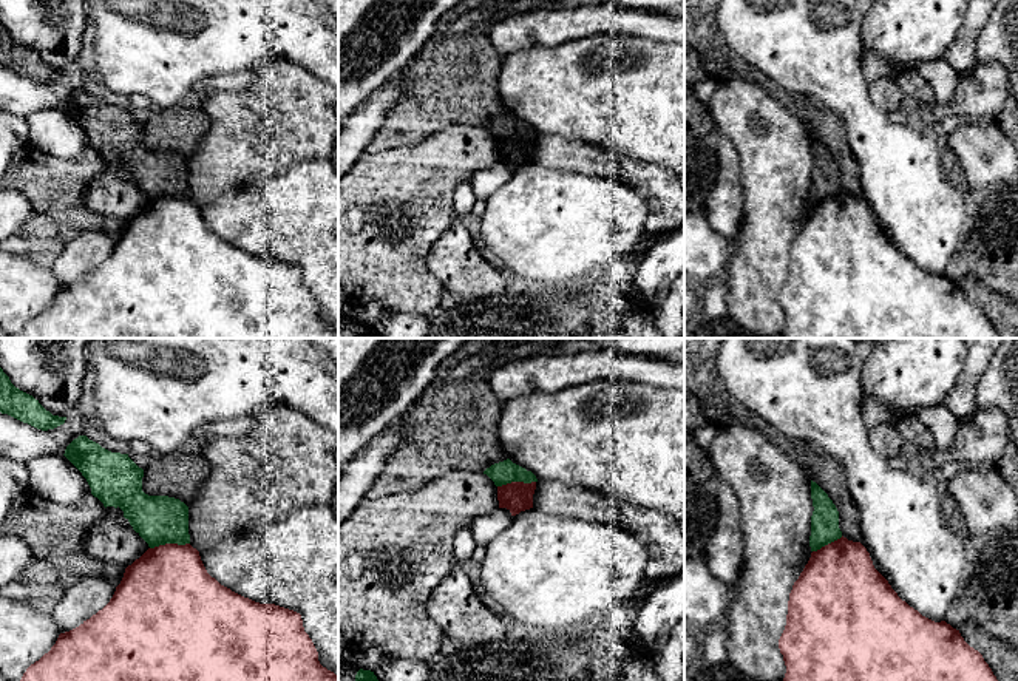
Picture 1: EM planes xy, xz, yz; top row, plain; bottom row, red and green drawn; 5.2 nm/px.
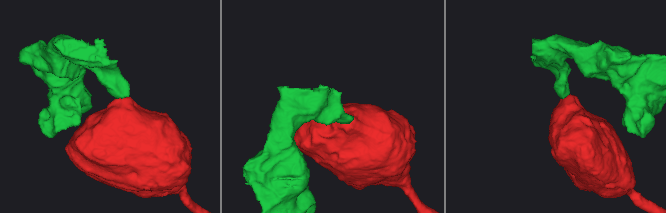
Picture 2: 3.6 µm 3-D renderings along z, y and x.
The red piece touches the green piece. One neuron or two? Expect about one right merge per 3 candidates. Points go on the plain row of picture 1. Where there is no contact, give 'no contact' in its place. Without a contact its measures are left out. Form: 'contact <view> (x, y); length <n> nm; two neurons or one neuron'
contact xy (169, 198); length 220 nm; two neurons

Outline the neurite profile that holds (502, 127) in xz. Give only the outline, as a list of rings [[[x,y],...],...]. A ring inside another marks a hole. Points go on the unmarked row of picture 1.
[[[510,113],[494,117],[484,125],[496,141],[502,141],[511,136],[531,137],[538,136],[536,130],[531,125],[513,117]]]

